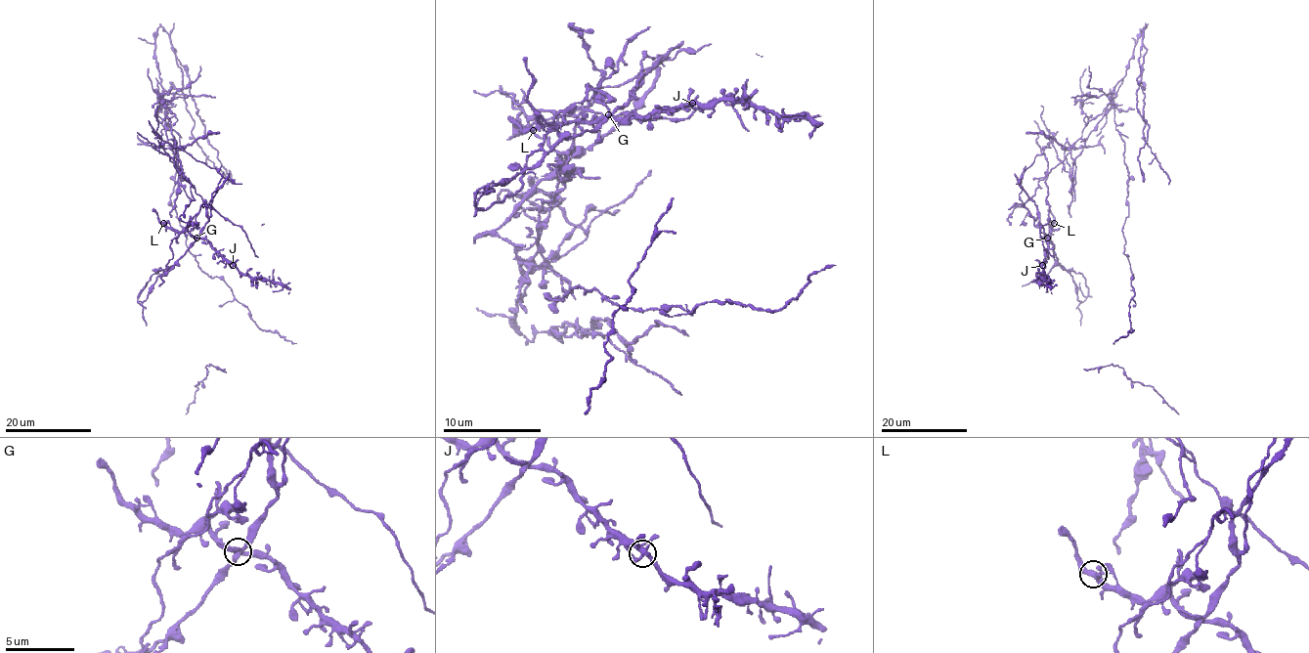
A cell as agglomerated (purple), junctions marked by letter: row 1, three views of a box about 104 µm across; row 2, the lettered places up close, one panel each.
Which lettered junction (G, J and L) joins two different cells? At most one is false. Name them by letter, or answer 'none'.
G

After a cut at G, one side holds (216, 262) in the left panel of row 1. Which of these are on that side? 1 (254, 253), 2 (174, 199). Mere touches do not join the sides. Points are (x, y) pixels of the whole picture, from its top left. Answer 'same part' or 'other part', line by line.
1: other part
2: other part

